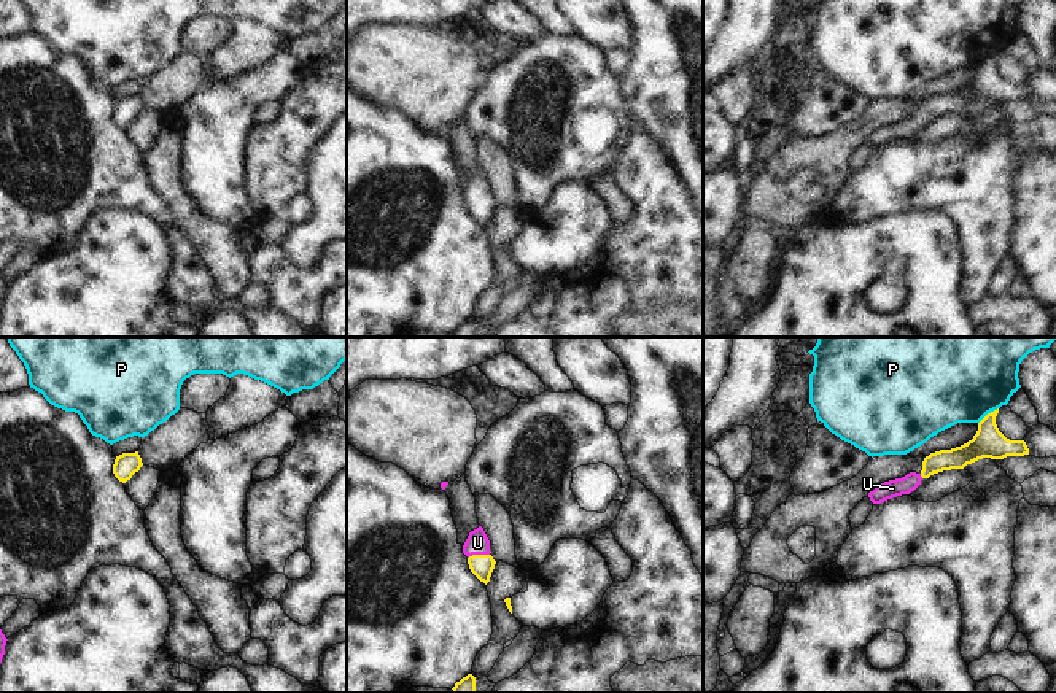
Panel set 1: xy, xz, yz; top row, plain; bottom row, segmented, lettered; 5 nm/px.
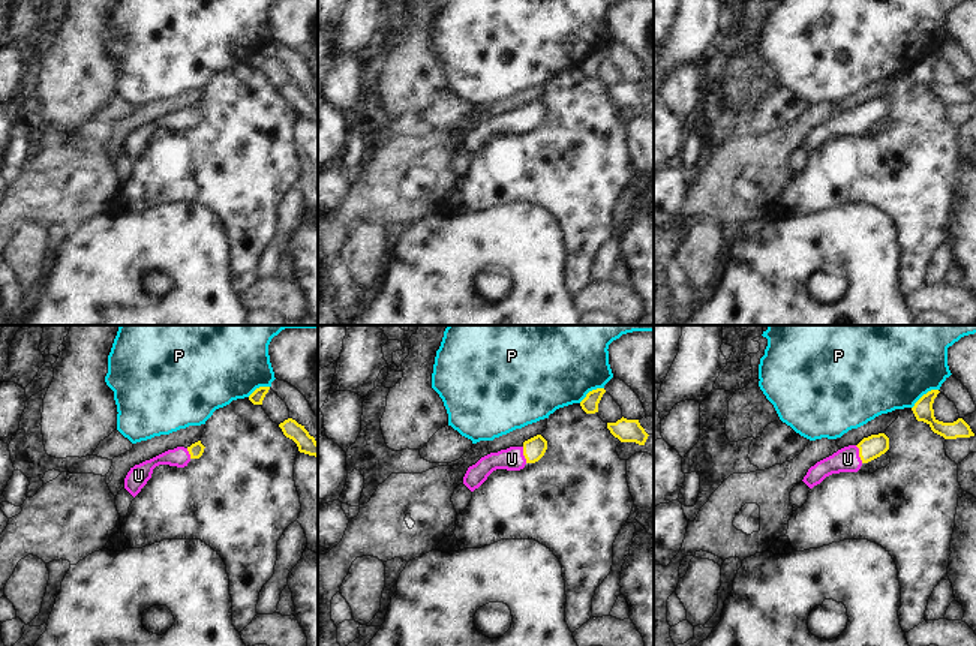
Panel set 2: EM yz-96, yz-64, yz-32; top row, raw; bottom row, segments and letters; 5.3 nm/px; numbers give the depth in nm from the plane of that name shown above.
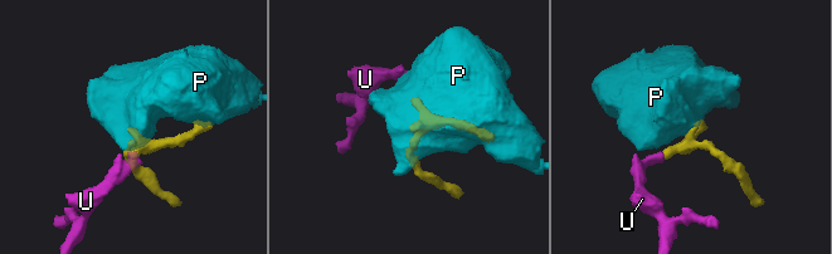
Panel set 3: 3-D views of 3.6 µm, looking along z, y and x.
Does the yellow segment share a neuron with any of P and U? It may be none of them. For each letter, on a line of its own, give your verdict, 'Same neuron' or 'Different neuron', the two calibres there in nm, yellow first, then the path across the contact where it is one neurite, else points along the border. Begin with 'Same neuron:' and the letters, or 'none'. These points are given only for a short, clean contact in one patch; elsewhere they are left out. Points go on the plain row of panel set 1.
Same neuron: U
P: Different neuron. Thickness 160 nm (yellow) against 360 nm
U: Same neuron. Thickness 120 nm (yellow) against 120 nm. Path across: xz (482, 210), (477, 199), (477, 186).

